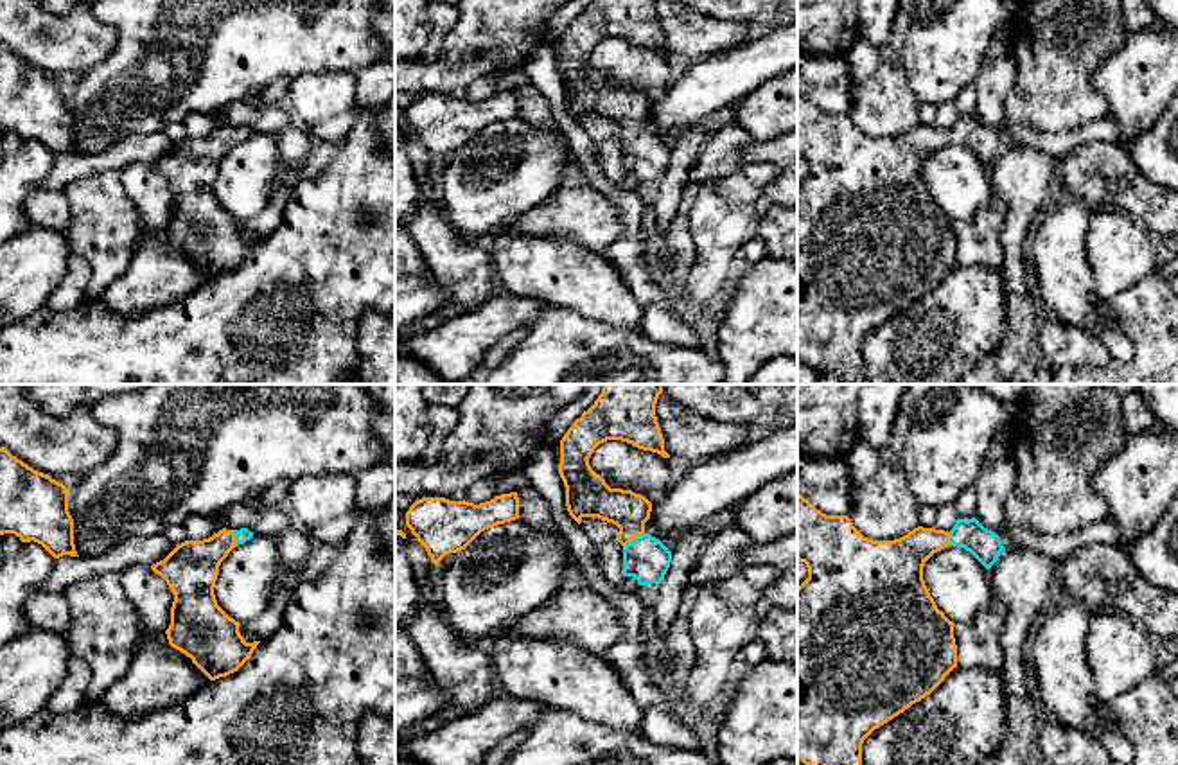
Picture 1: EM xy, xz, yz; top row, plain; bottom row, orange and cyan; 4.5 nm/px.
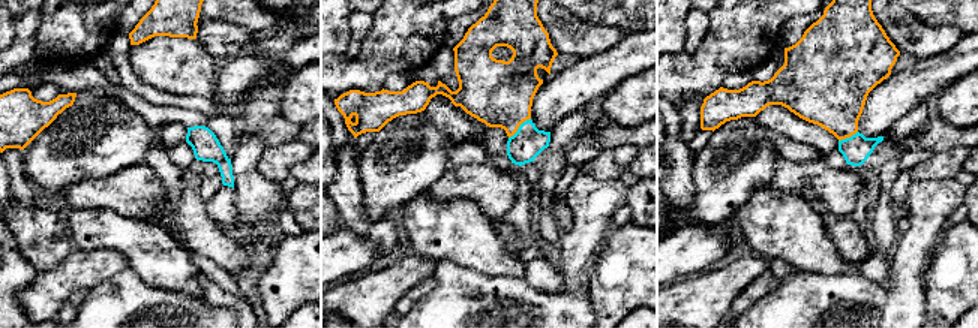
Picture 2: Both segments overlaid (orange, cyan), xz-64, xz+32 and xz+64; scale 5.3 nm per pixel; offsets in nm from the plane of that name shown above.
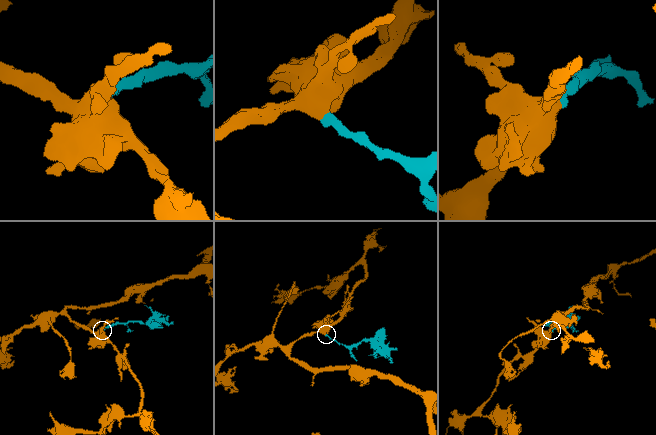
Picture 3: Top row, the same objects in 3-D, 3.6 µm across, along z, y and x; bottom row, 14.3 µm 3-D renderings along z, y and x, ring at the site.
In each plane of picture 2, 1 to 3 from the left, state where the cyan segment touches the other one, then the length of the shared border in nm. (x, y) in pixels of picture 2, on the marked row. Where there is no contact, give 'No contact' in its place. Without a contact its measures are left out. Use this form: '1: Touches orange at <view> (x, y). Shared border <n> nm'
1: No contact
2: Touches orange at xz+32 (518, 128). Shared border 170 nm
3: Touches orange at xz+64 (848, 137). Shared border 120 nm

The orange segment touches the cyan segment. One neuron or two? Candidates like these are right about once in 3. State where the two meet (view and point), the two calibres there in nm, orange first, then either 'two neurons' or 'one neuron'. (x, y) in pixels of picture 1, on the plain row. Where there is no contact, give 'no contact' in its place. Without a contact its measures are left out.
xz (632, 137) | 170/200 nm | one neuron

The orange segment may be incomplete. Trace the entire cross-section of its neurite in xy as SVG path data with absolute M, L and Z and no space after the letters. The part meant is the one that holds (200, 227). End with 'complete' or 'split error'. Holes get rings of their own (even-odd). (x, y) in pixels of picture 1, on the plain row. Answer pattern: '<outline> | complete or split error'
M248 126L219 128L203 138L185 138L151 167L160 172L174 192L171 223L165 228L169 242L187 255L210 277L226 275L237 269L253 251L260 239L246 241L239 230L241 221L230 215L214 192L221 160L237 144L253 135Z | split error

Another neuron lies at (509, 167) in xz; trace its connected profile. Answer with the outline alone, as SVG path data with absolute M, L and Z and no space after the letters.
M521 117L481 129L454 153L449 165L438 169L438 199L460 241L474 242L479 235L497 233L519 214L537 207L562 189L560 176L573 163L557 131L535 131Z

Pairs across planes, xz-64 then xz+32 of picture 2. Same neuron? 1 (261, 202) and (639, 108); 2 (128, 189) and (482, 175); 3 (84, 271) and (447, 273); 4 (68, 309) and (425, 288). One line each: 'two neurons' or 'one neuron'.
1: two neurons
2: one neuron
3: two neurons
4: one neuron

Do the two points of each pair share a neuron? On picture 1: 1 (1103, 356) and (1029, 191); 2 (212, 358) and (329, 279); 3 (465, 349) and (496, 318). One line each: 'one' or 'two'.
1: two
2: one
3: one

